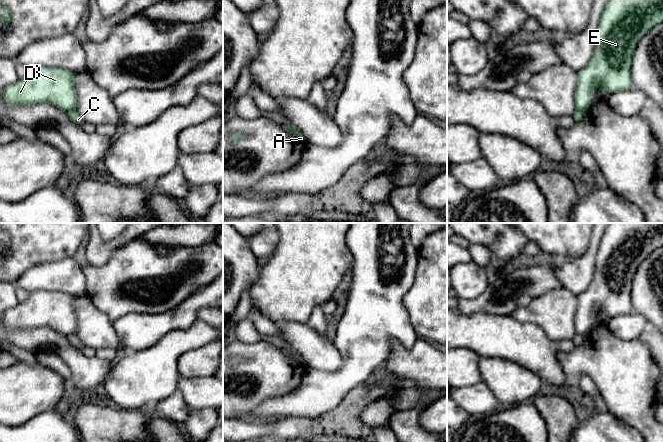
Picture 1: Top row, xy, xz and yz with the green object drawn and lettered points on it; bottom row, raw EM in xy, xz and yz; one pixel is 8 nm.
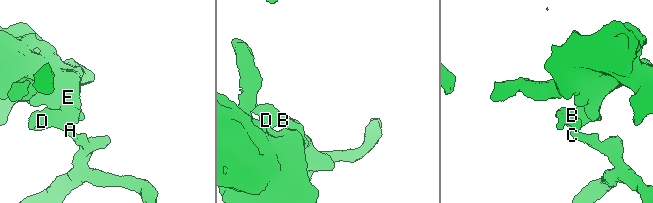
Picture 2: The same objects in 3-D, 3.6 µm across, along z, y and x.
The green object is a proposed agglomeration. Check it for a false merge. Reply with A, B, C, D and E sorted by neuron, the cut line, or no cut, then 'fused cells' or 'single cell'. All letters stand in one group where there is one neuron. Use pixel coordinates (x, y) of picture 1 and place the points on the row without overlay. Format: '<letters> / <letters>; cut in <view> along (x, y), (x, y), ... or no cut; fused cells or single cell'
A B D E / C; cut in xy along (74, 333), (70, 333), (67, 336); fused cells

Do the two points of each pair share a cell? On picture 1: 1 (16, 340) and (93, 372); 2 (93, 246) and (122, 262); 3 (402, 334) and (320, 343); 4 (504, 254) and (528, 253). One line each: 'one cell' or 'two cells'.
1: one cell
2: two cells
3: two cells
4: two cells

